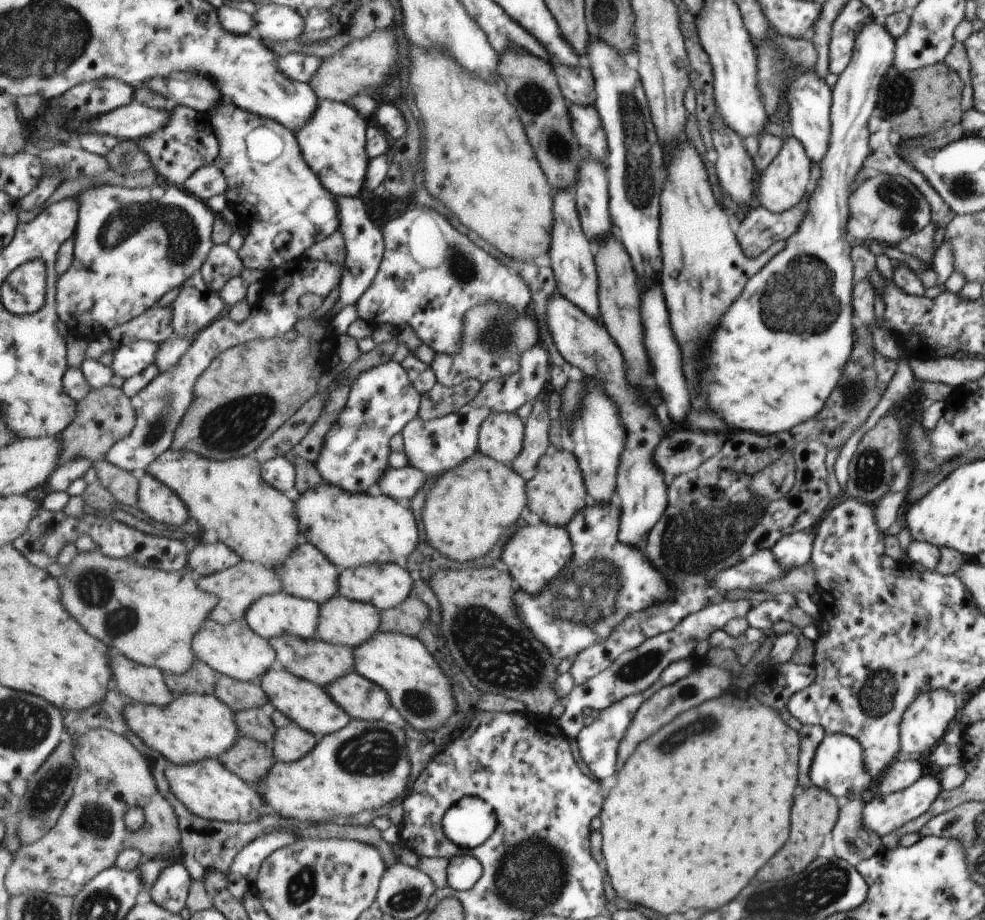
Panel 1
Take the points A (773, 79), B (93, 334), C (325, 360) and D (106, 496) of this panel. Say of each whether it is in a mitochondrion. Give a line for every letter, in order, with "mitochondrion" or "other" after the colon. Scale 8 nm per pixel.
A: mitochondrion
B: other
C: other
D: other

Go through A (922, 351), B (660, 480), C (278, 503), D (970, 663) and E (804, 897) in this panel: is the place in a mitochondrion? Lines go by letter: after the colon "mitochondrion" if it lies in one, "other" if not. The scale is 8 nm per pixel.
A: other
B: other
C: other
D: other
E: mitochondrion

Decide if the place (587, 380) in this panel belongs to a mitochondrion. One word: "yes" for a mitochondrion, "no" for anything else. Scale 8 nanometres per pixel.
no

